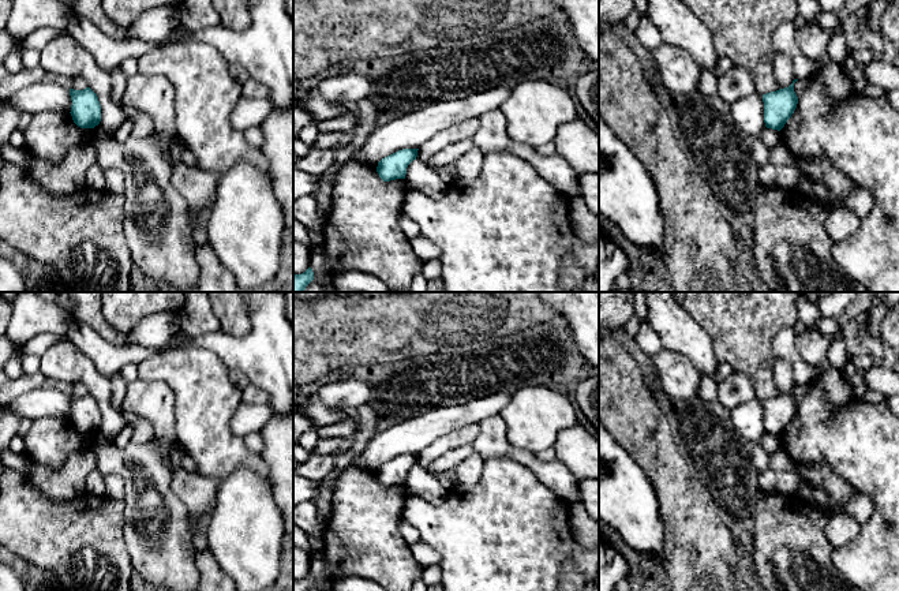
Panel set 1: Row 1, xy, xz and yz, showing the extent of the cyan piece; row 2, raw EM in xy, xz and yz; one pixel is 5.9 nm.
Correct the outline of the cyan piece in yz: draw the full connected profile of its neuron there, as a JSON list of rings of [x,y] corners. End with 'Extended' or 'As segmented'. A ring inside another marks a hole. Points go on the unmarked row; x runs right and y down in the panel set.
[[[794,385],[789,393],[763,400],[764,429],[767,434],[780,437],[794,419],[798,403],[794,397]]]. As segmented

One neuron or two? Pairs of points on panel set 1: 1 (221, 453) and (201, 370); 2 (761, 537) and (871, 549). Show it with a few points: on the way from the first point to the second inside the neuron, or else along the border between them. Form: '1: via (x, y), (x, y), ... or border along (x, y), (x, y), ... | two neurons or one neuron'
1: via (203, 433), (202, 391) | one neuron
2: border along (834, 549), (832, 563), (845, 576) | two neurons

